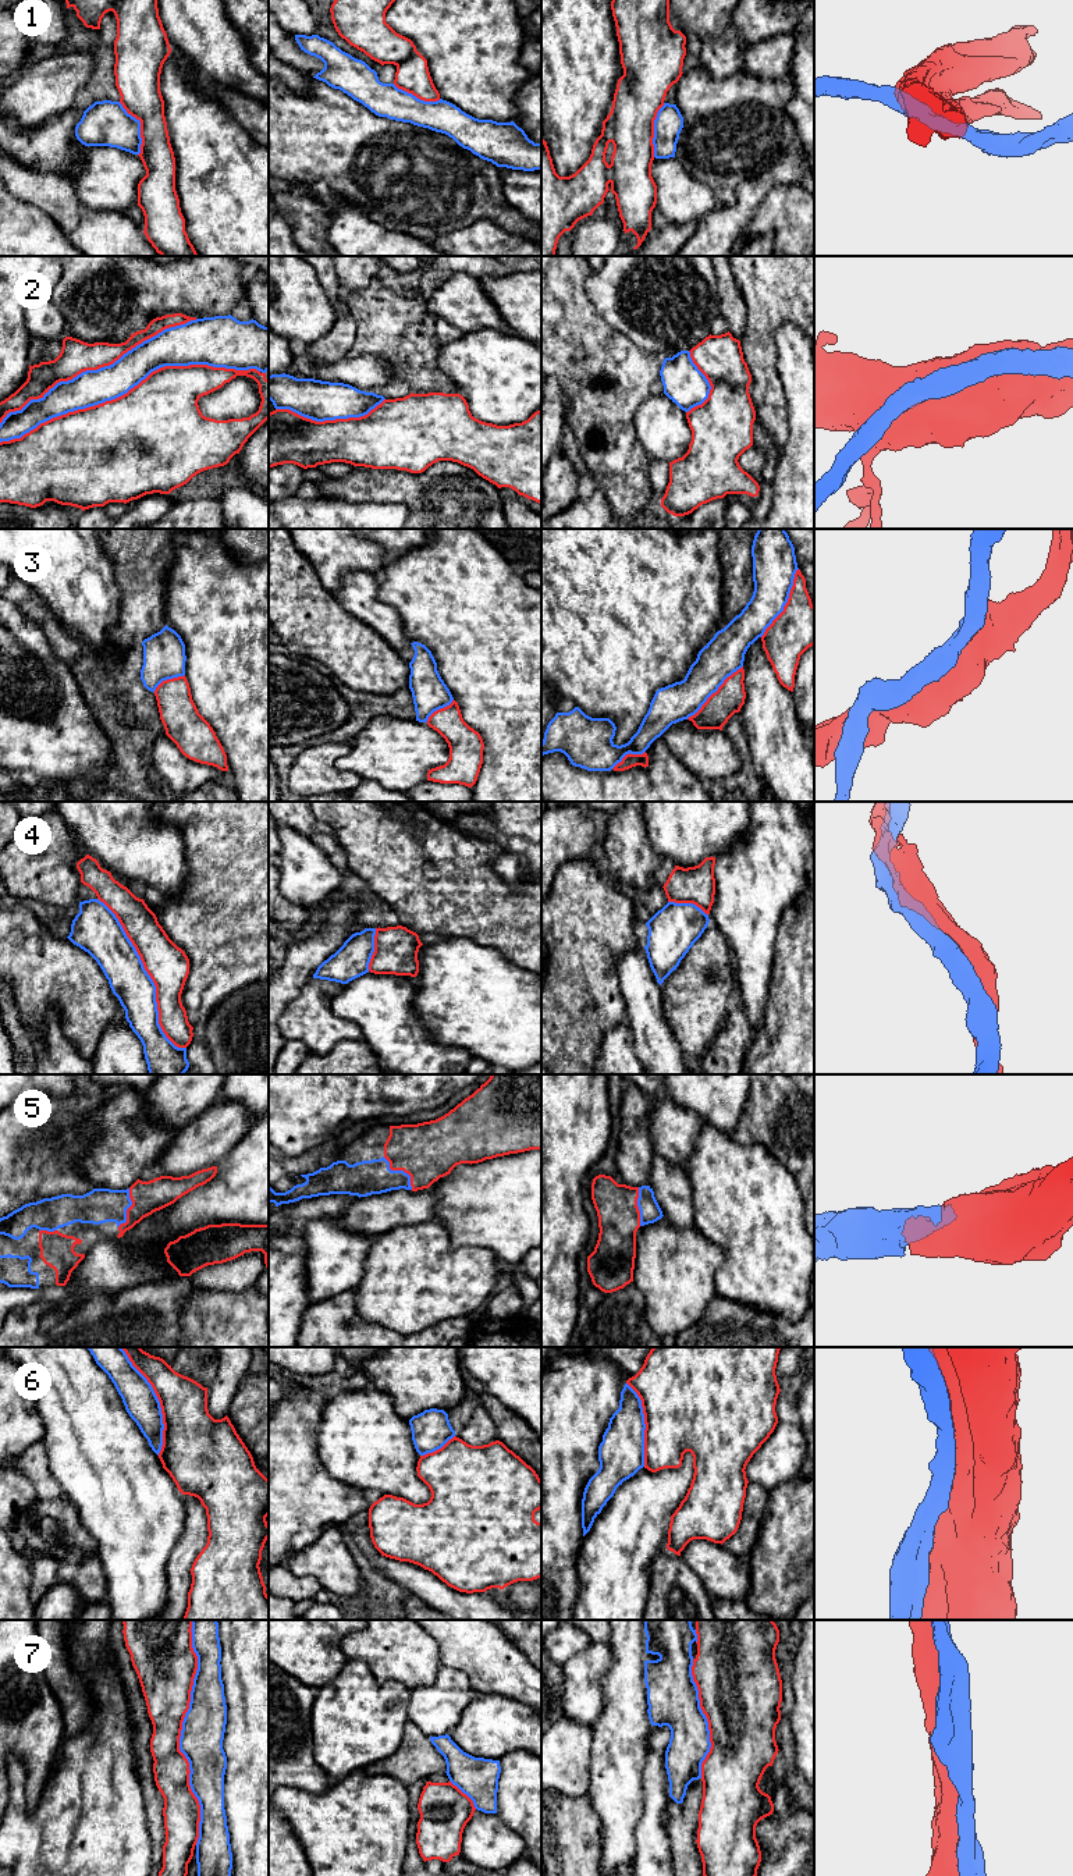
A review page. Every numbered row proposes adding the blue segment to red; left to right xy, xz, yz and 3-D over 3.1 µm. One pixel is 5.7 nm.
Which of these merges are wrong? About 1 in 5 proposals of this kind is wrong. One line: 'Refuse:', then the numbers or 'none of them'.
Refuse: 1, 2, 3, 6

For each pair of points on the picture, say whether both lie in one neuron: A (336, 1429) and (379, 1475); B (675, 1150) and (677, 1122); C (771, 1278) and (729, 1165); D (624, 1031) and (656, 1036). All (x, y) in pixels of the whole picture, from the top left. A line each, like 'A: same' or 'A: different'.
A: same
B: same
C: same
D: same

